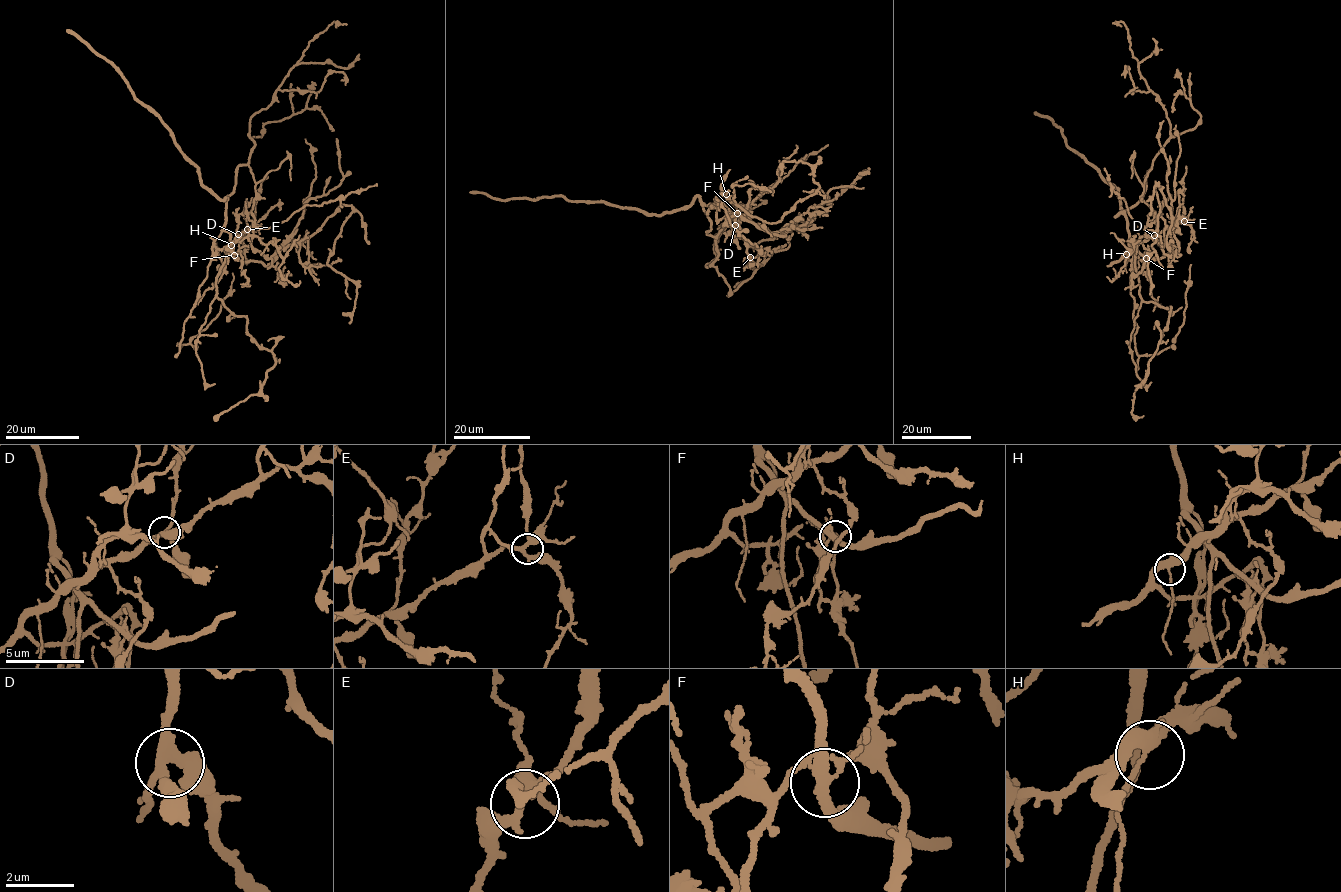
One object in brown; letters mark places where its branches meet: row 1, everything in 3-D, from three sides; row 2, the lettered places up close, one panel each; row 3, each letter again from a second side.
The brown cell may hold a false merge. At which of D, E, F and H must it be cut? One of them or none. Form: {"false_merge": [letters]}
{"false_merge": ["F"]}

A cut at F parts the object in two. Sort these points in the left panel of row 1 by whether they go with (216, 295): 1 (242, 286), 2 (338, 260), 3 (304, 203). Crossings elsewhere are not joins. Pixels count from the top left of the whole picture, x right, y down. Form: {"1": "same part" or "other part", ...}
{"1": "other part", "2": "other part", "3": "same part"}

